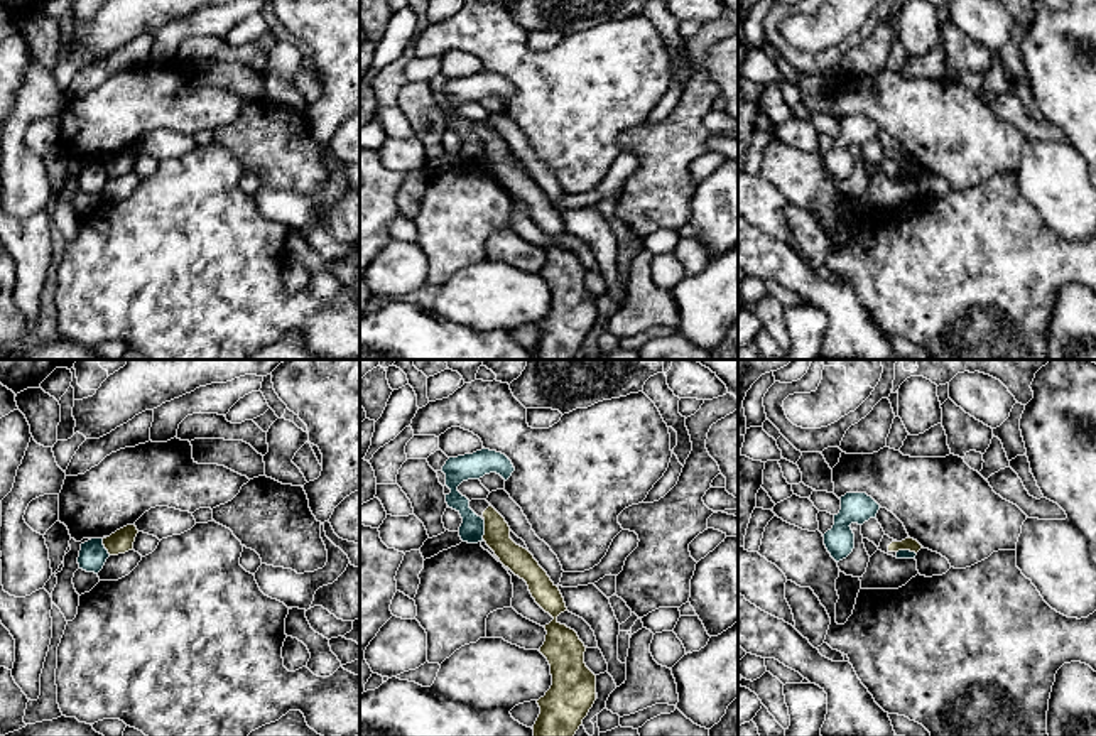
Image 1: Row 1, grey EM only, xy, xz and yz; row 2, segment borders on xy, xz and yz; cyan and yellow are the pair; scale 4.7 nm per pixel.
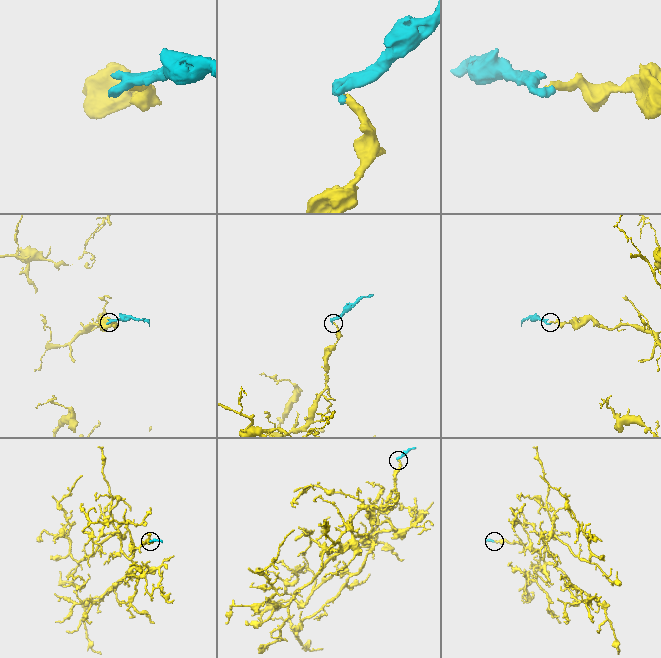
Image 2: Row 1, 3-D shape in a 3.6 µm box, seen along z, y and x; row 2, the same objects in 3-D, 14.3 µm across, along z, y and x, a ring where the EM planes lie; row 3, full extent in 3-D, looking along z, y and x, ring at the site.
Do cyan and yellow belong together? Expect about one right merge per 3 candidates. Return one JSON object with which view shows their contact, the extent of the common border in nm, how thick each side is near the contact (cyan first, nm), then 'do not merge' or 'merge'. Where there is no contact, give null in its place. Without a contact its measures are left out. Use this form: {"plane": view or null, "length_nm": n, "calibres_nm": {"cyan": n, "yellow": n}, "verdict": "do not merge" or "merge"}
{"plane": "xz", "length_nm": 100, "calibres_nm": {"cyan": 120, "yellow": 130}, "verdict": "do not merge"}

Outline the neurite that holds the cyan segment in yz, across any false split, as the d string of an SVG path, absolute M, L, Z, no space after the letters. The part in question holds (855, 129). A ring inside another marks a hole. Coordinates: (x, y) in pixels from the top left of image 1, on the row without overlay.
M846 115L839 122L841 132L834 137L834 147L822 157L824 167L836 184L846 181L855 170L855 155L849 147L863 147L880 132L880 127L866 115Z

